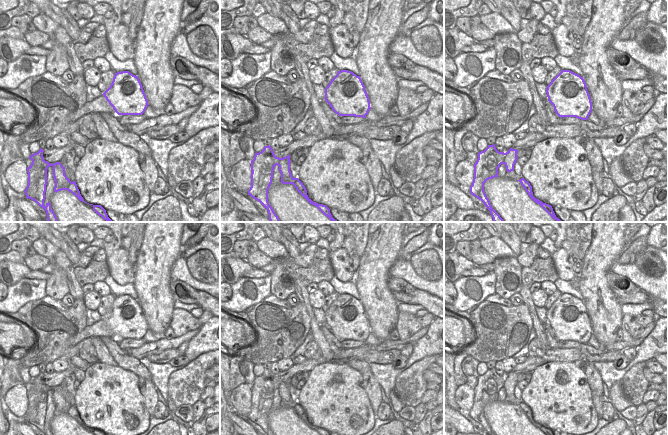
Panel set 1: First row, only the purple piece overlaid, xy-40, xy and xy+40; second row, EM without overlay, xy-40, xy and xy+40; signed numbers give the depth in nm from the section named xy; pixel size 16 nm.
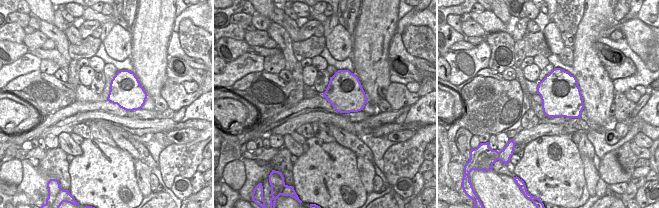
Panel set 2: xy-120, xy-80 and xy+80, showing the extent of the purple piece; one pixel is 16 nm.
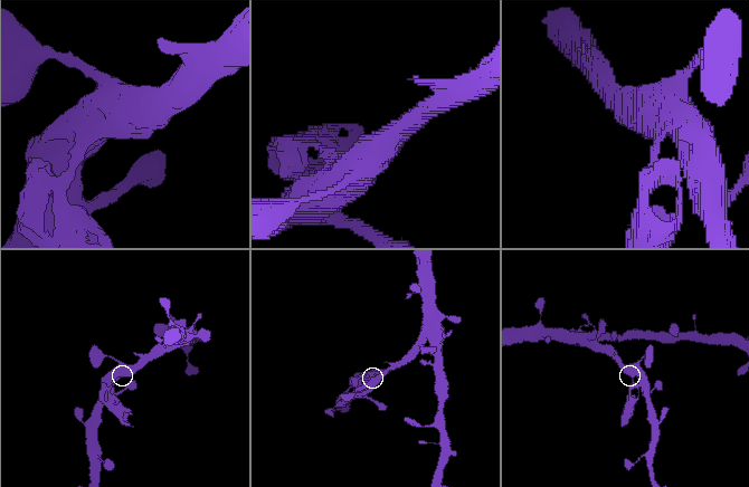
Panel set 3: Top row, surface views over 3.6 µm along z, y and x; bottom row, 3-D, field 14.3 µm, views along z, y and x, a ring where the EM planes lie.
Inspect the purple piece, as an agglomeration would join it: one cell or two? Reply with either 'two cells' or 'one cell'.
two cells

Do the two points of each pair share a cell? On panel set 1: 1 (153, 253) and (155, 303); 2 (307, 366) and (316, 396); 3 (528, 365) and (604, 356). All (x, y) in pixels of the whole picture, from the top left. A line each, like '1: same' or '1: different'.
1: same
2: different
3: same

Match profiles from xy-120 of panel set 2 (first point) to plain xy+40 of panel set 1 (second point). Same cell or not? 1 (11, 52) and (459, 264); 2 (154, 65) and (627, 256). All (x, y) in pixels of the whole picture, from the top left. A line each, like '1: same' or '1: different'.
1: same
2: different

